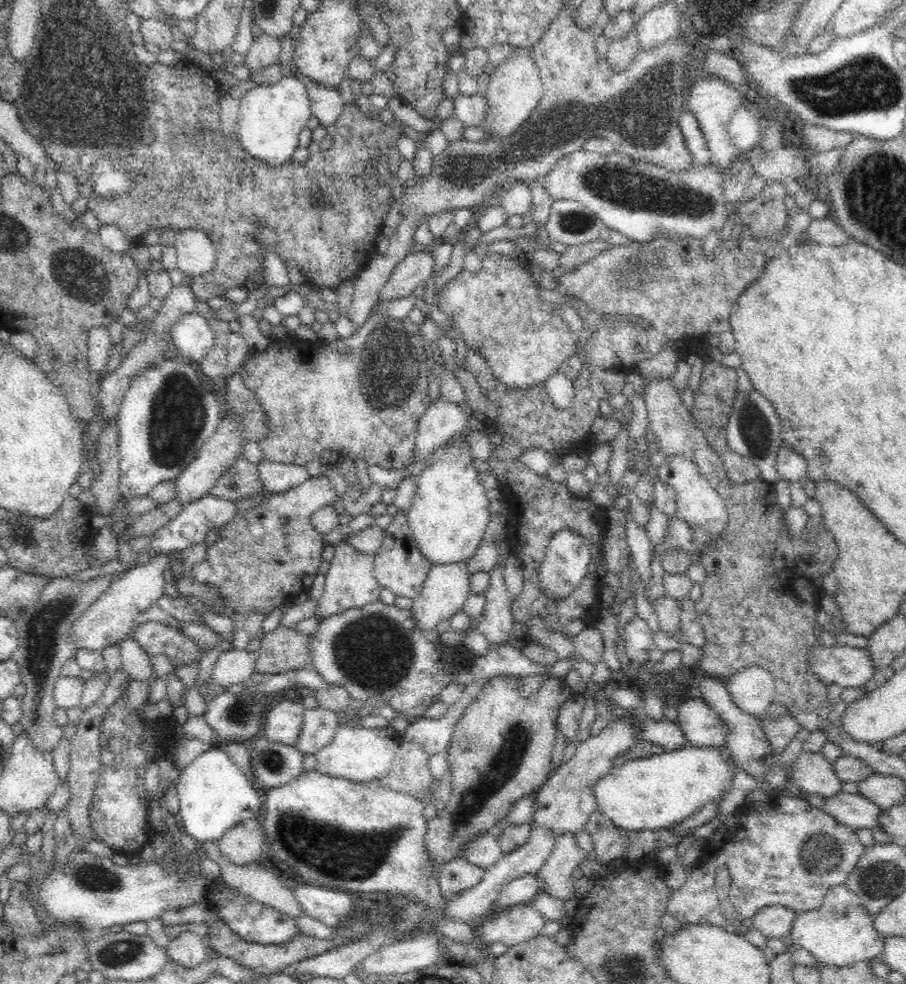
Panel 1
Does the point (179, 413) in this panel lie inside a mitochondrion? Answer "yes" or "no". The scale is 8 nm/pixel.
yes

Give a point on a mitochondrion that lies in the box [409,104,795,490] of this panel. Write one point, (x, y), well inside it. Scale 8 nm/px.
(622, 187)

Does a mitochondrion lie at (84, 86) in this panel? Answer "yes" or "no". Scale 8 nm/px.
yes

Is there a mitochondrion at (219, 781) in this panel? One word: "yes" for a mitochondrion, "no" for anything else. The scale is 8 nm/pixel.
no

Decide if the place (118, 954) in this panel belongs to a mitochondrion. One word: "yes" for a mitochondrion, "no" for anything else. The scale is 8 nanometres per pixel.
yes

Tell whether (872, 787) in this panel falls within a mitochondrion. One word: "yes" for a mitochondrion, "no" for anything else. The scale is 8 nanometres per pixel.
no

